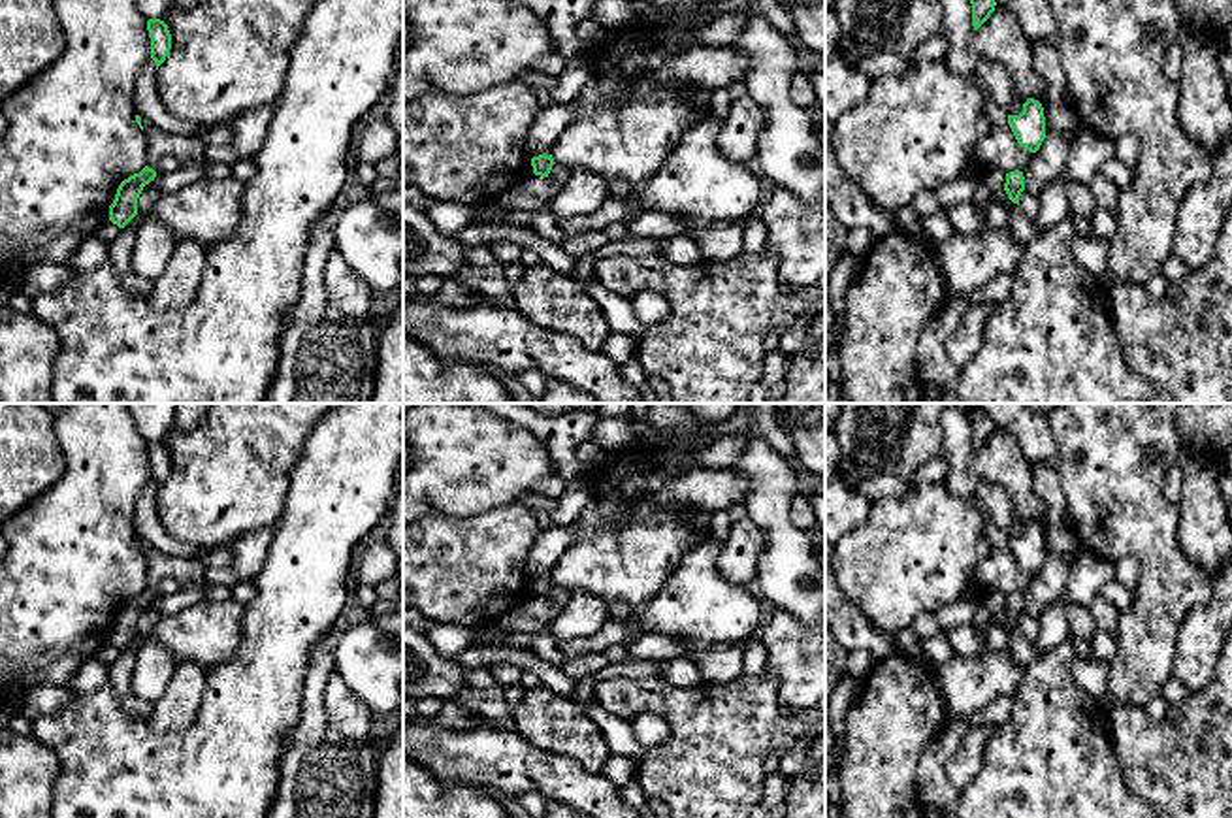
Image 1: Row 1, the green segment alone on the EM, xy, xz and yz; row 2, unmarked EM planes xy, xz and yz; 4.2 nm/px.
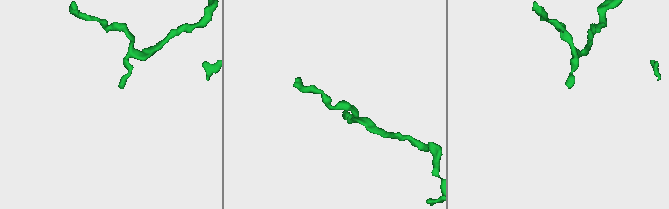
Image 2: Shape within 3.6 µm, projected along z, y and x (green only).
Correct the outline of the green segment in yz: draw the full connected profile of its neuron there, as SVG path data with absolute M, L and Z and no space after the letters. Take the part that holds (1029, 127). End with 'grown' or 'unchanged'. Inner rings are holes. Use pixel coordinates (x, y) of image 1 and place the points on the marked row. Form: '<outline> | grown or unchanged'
M1029 98L1019 115L1008 115L1008 124L1021 147L1036 153L1046 138L1044 107L1038 100Z | unchanged

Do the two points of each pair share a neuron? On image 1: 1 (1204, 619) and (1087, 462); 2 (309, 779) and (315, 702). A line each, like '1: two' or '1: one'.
1: two
2: one

